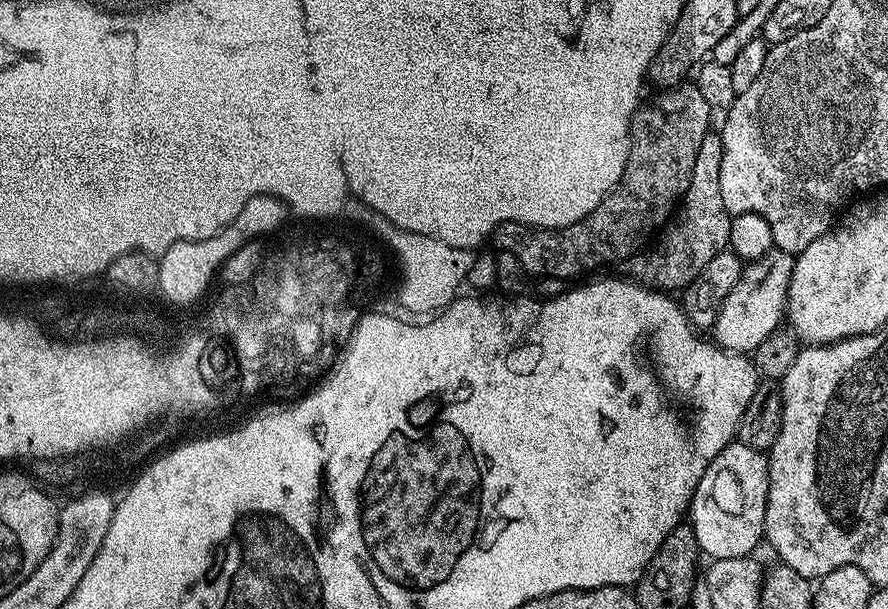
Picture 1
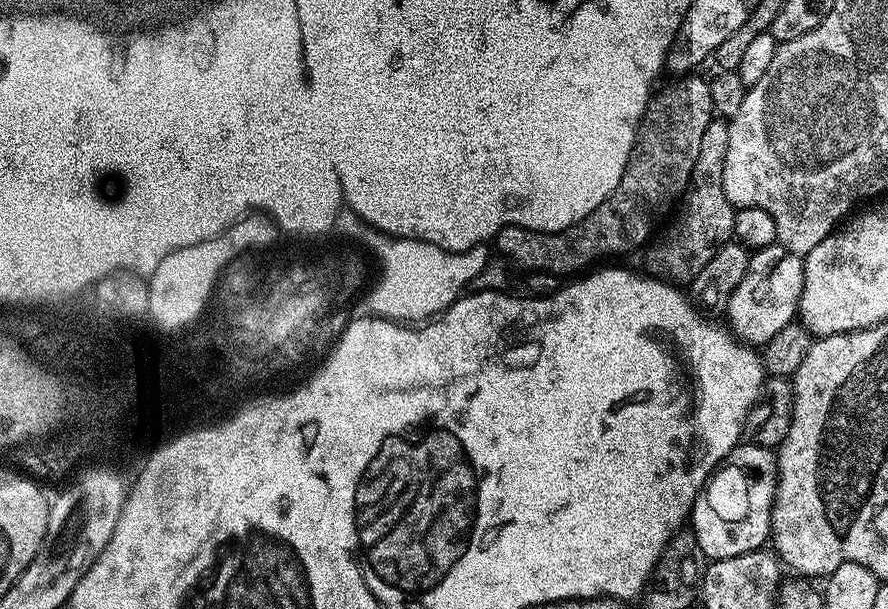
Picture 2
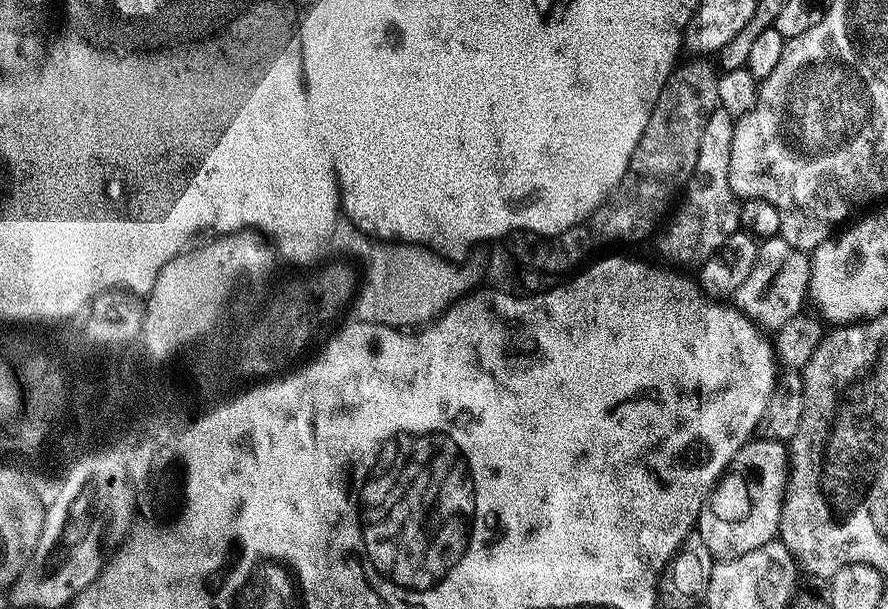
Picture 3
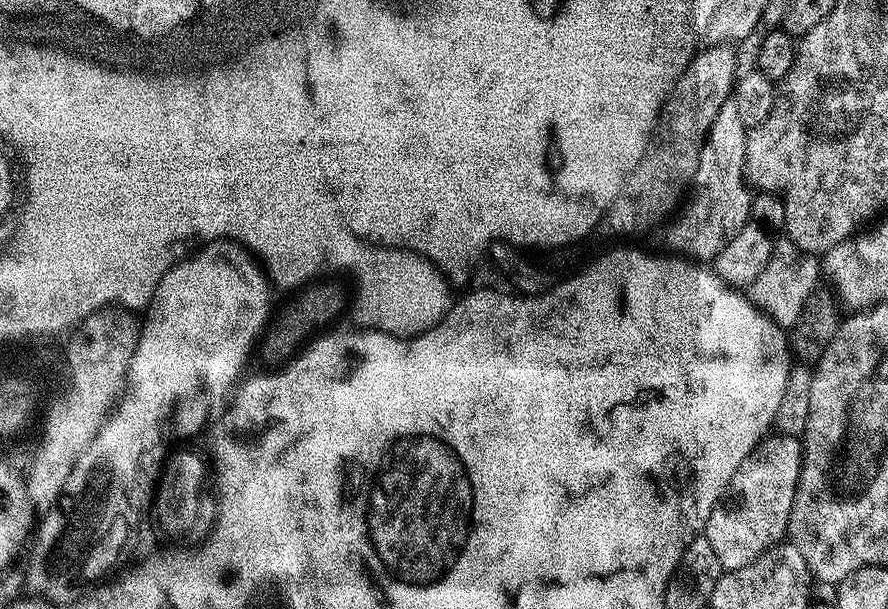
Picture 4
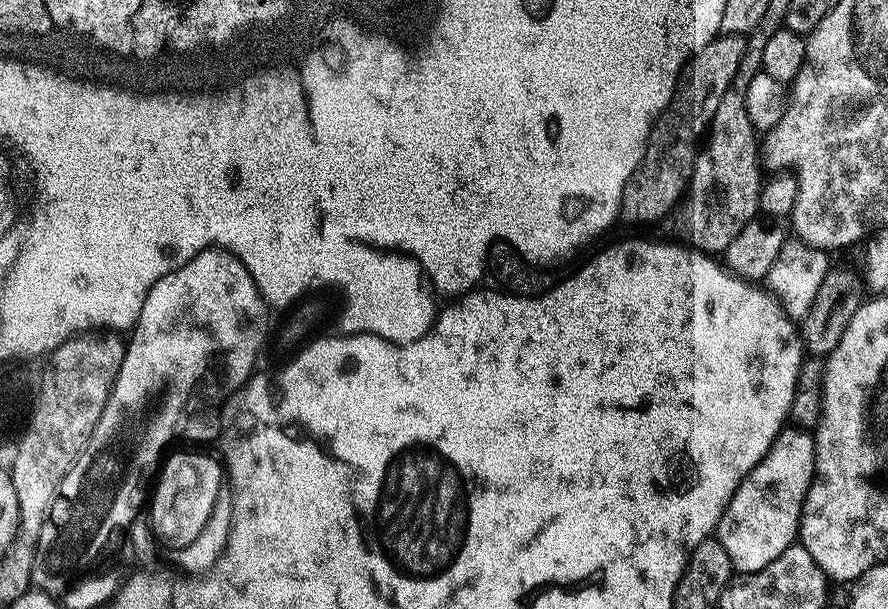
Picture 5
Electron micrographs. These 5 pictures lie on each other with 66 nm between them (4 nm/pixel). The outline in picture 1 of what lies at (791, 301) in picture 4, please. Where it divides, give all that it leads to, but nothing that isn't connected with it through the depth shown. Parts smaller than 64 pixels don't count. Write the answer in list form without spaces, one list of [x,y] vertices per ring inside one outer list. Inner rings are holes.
[[[772,247],[741,271],[740,280],[726,294],[714,325],[715,343],[728,352],[751,354],[772,332],[781,327],[788,307],[788,287],[792,277],[793,253]]]

